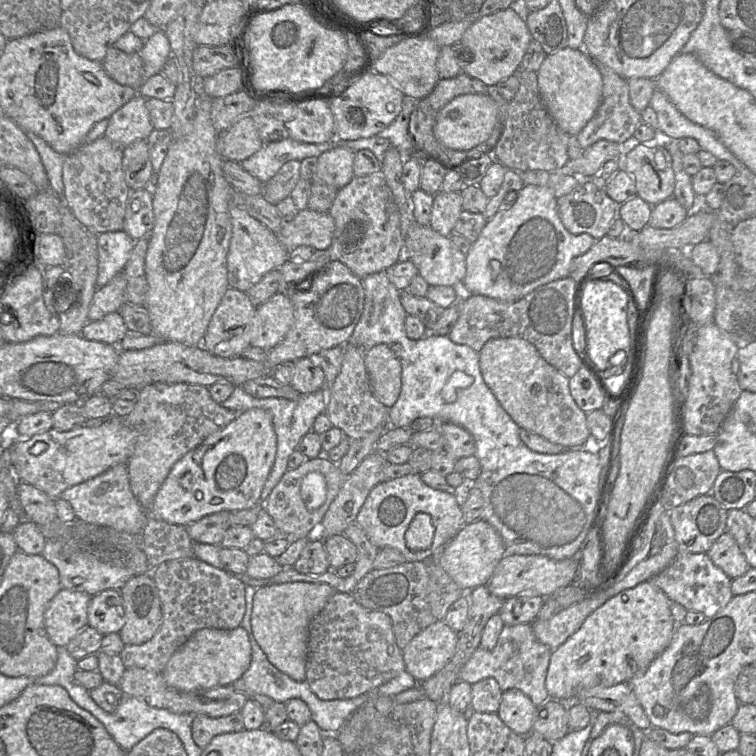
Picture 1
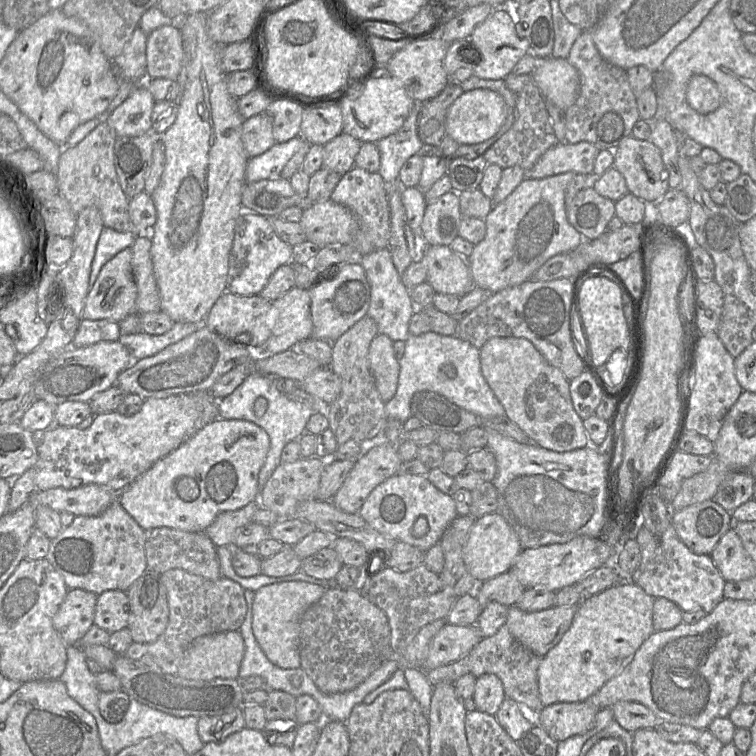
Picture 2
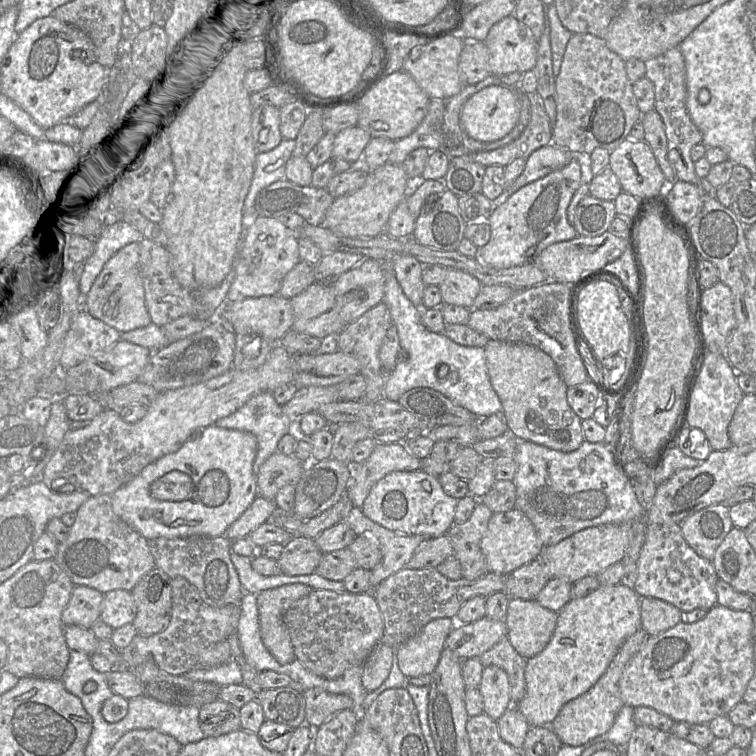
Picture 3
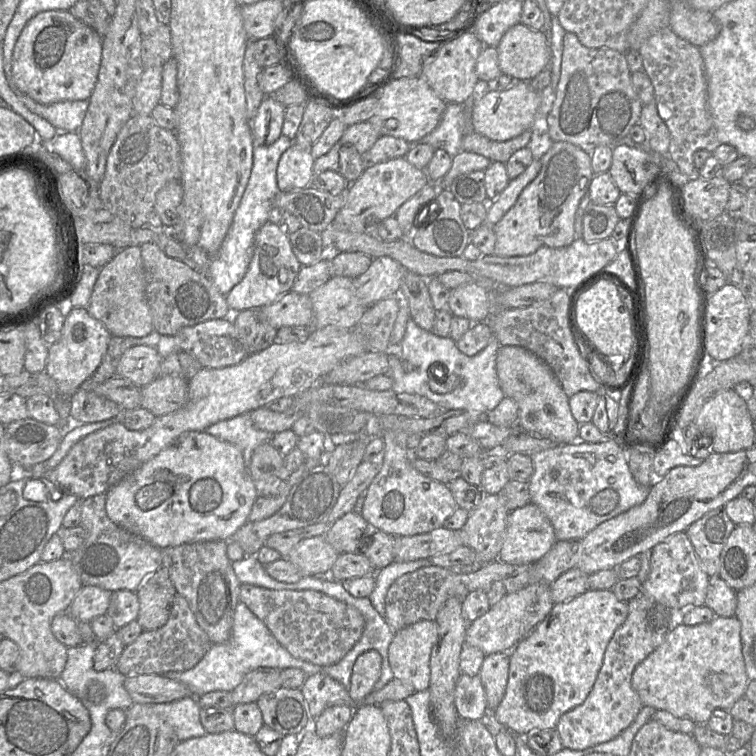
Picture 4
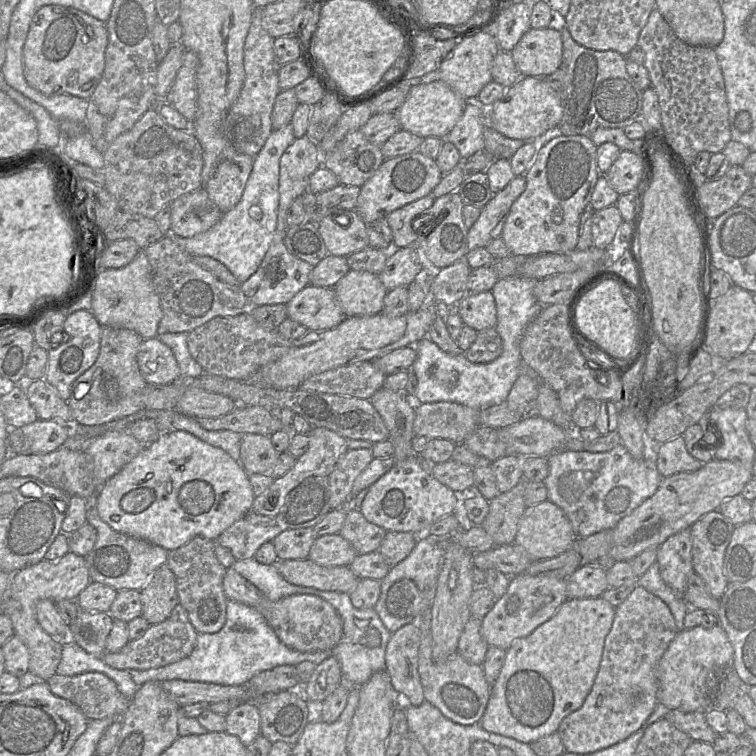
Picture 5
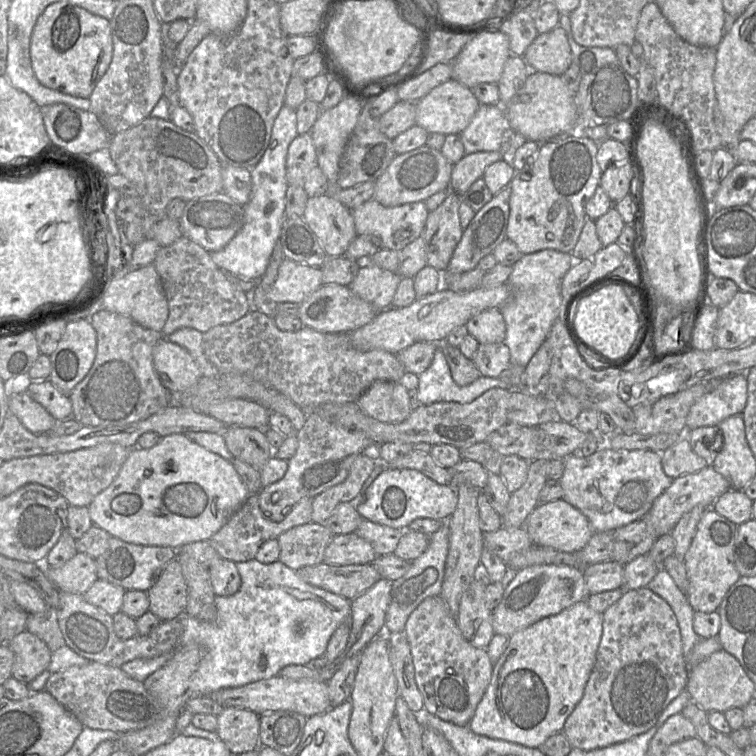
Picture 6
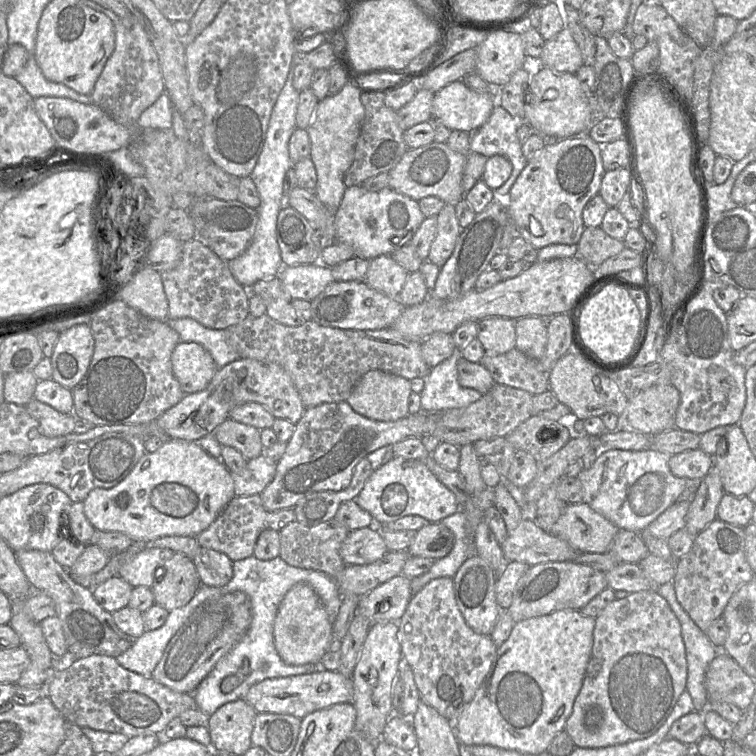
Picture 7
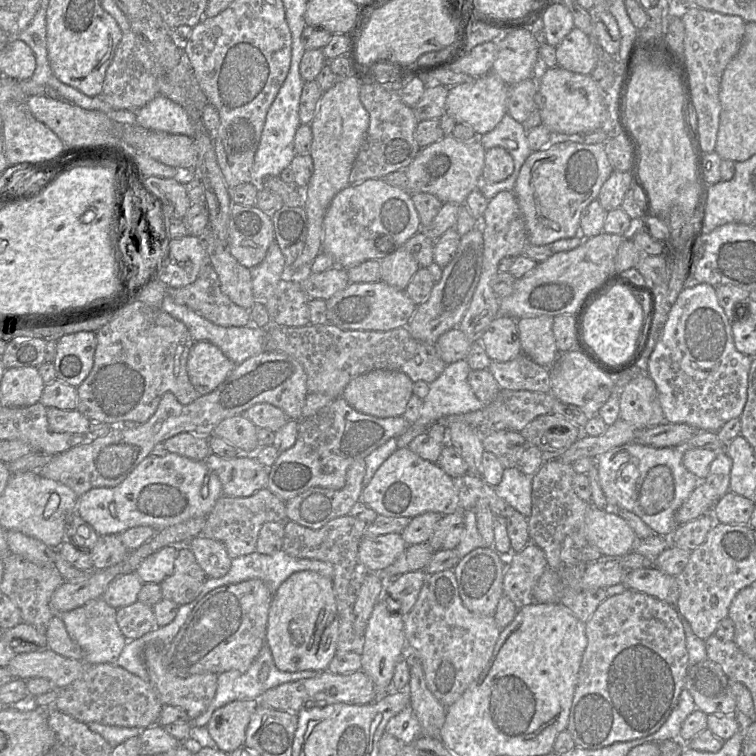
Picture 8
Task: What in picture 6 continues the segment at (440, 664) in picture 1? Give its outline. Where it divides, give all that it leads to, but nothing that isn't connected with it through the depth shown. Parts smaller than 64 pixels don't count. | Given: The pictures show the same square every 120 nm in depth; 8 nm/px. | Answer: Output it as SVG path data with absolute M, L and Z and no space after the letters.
M535 565L514 572L507 578L507 586L498 606L492 611L495 634L510 637L537 621L556 615L589 596L582 568L566 565Z

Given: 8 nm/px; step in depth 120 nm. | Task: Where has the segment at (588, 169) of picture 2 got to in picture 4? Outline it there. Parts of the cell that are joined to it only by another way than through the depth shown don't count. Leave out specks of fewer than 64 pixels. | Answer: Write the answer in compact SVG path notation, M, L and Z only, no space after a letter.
M533 159L526 170L509 181L506 188L493 201L489 201L485 224L494 226L515 204L522 190L532 182L541 170L540 159Z

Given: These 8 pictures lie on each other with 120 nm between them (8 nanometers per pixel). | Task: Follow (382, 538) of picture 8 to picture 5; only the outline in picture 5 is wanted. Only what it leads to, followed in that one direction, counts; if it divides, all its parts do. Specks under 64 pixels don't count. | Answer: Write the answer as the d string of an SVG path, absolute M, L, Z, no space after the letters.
M339 533L318 537L308 559L321 566L350 566L358 553Z

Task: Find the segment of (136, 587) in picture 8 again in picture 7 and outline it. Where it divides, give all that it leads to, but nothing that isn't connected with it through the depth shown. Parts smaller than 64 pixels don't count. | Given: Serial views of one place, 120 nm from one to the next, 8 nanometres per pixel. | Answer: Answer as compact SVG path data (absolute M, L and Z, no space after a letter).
M114 576L94 587L92 593L102 608L113 613L128 606L133 588L120 576Z

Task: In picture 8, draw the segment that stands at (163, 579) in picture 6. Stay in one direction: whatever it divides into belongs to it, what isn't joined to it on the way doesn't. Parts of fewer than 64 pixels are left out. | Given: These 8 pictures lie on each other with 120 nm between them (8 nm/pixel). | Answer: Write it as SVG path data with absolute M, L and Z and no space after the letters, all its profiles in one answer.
M180 545L172 574L160 583L163 599L184 605L197 599L208 577L187 545Z

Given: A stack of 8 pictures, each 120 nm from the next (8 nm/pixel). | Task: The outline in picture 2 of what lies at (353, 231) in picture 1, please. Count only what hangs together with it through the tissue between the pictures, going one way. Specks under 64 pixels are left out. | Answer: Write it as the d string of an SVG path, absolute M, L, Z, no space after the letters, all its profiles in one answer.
M356 166L352 167L342 175L330 199L348 207L358 222L358 229L351 243L345 245L351 245L361 256L382 248L388 248L390 210L387 185L378 172L369 172Z

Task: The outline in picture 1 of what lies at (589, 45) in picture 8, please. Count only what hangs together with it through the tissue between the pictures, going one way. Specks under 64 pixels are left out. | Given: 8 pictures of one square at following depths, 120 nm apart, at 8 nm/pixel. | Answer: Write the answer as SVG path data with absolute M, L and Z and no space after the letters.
M512 8L482 16L470 25L459 41L467 53L462 73L482 81L487 86L497 85L518 72L531 40L525 19Z

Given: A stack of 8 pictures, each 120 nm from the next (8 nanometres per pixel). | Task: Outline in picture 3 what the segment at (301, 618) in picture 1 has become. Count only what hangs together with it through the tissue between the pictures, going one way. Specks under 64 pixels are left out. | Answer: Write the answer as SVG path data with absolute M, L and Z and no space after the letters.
M295 583L256 594L262 642L280 664L288 664L296 659L283 622L283 613L292 602L307 596L312 590L305 584Z

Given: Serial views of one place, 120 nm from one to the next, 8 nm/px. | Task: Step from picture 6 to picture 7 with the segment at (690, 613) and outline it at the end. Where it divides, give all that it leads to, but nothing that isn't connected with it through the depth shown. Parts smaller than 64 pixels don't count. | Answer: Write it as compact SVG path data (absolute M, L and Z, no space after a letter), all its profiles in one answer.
M672 582L662 584L656 592L669 604L681 625L681 635L687 661L686 690L694 704L694 711L704 713L709 709L705 688L706 671L720 648L716 647L706 634L693 622L676 598Z

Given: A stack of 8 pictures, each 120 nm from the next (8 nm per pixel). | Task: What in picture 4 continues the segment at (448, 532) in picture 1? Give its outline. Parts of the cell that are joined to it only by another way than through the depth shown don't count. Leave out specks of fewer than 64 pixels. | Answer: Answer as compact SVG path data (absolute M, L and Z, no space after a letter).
M387 431L381 469L367 489L362 516L372 530L397 536L414 536L442 528L445 521L456 511L458 505L449 487L416 470L408 448L409 435L404 431Z

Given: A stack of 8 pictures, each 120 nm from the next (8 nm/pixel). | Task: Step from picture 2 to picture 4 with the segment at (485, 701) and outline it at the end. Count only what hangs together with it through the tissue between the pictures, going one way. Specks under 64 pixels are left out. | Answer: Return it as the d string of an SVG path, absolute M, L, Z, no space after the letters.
M497 652L485 656L479 676L485 690L489 714L503 699L508 673L509 652Z

